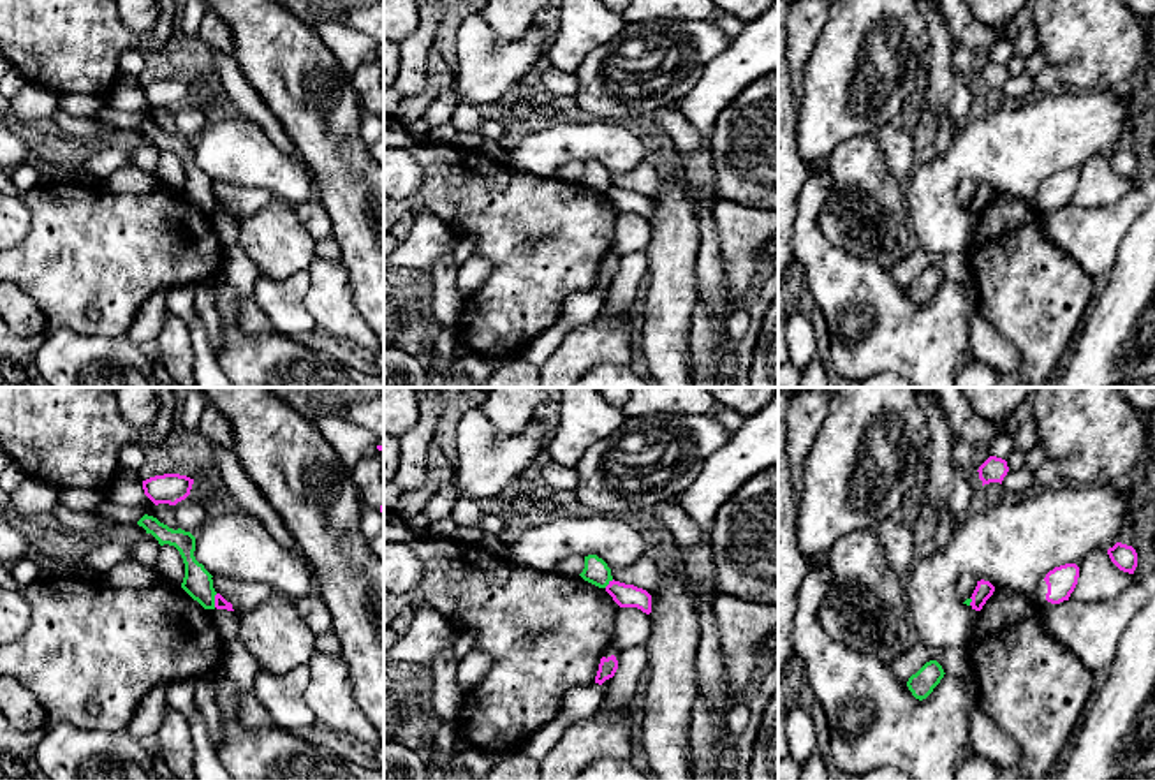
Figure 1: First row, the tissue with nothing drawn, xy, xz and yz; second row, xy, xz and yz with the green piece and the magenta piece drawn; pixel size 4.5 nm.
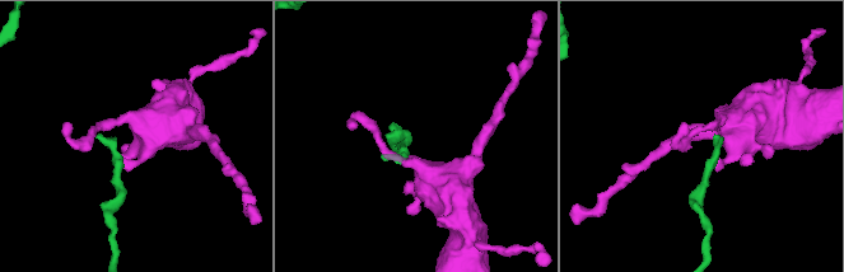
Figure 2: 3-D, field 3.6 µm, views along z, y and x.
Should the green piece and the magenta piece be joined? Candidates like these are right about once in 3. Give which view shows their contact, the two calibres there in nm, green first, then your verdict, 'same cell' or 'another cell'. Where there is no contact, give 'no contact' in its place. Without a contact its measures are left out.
contact in xy; calibres 140 and 60 nm; another cell

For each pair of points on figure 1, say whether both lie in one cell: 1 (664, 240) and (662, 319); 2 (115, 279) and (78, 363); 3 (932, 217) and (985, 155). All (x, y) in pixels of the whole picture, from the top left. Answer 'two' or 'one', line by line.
1: one
2: two
3: one

